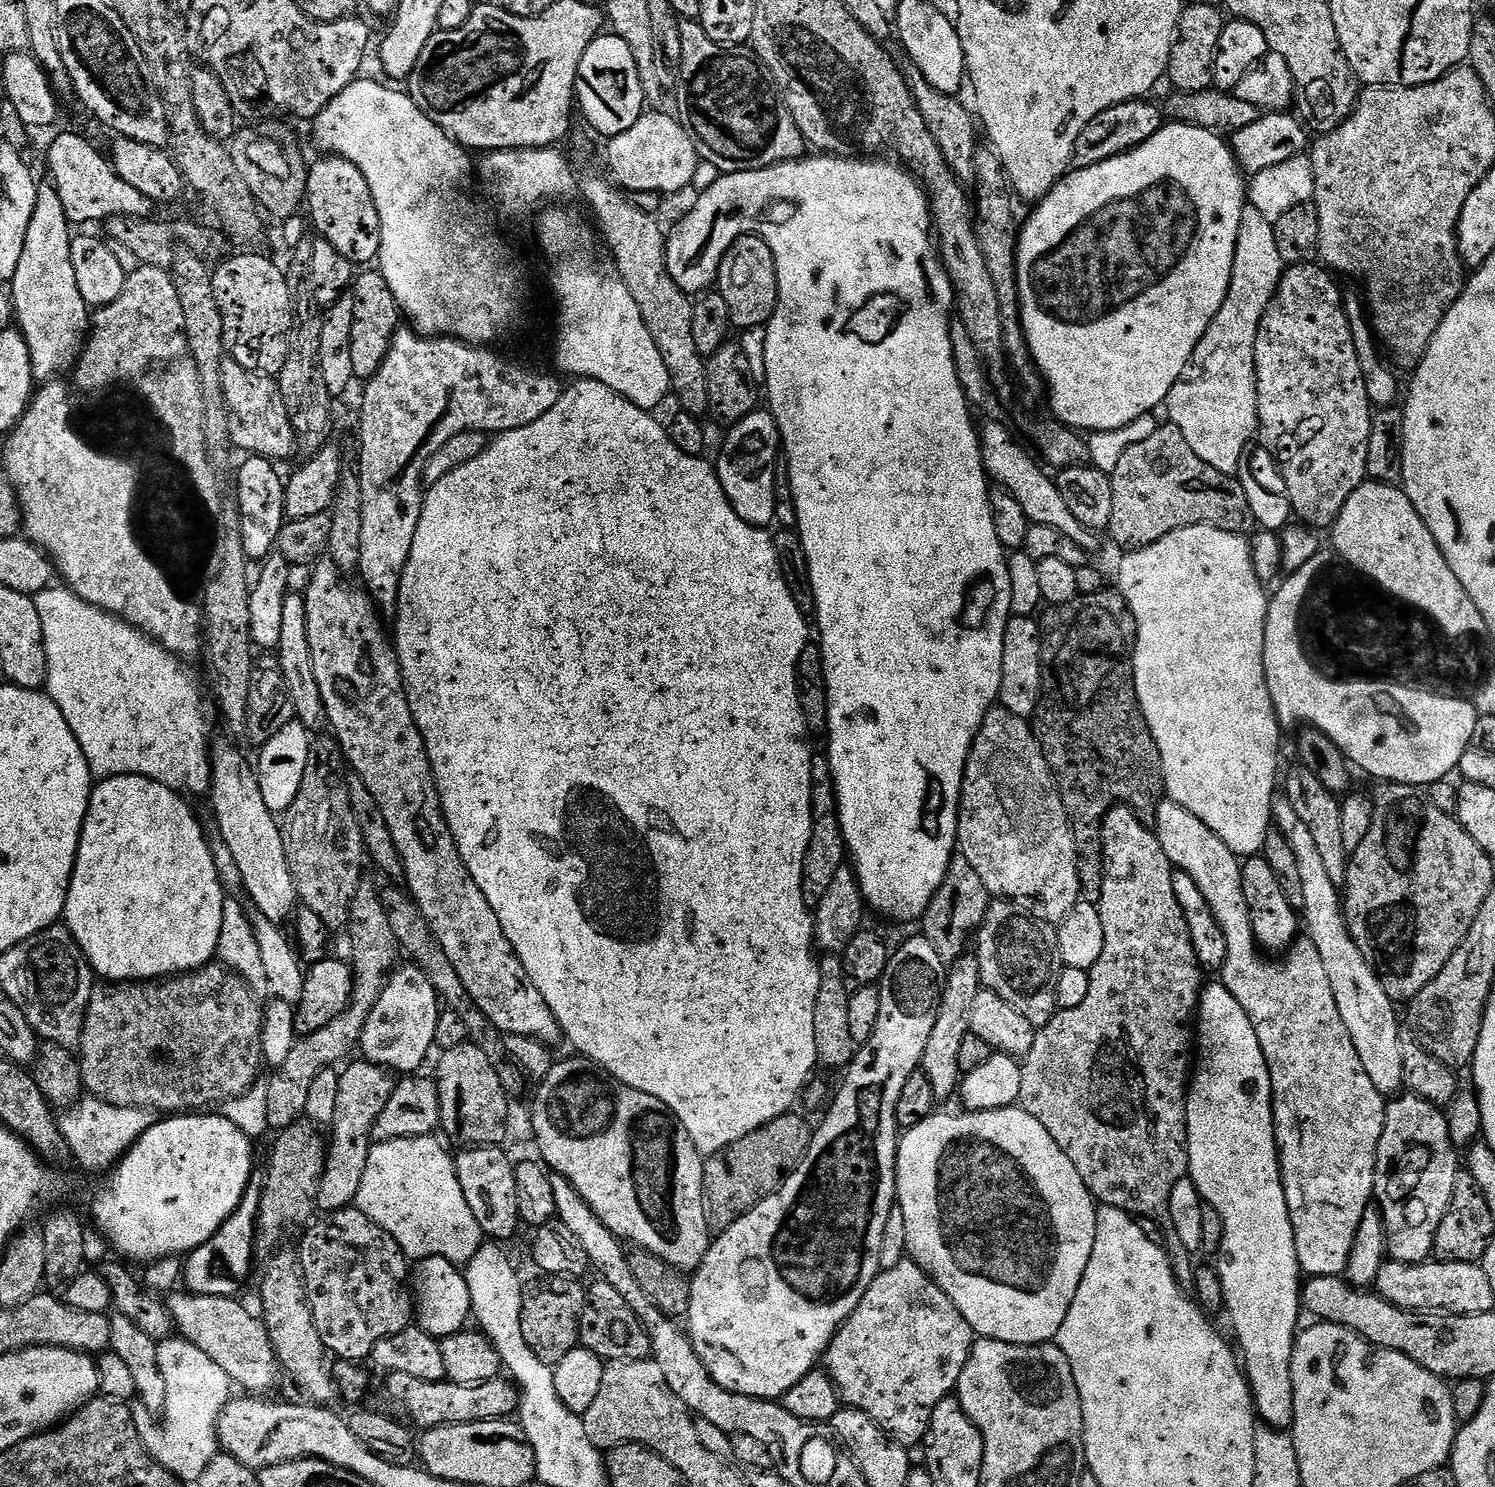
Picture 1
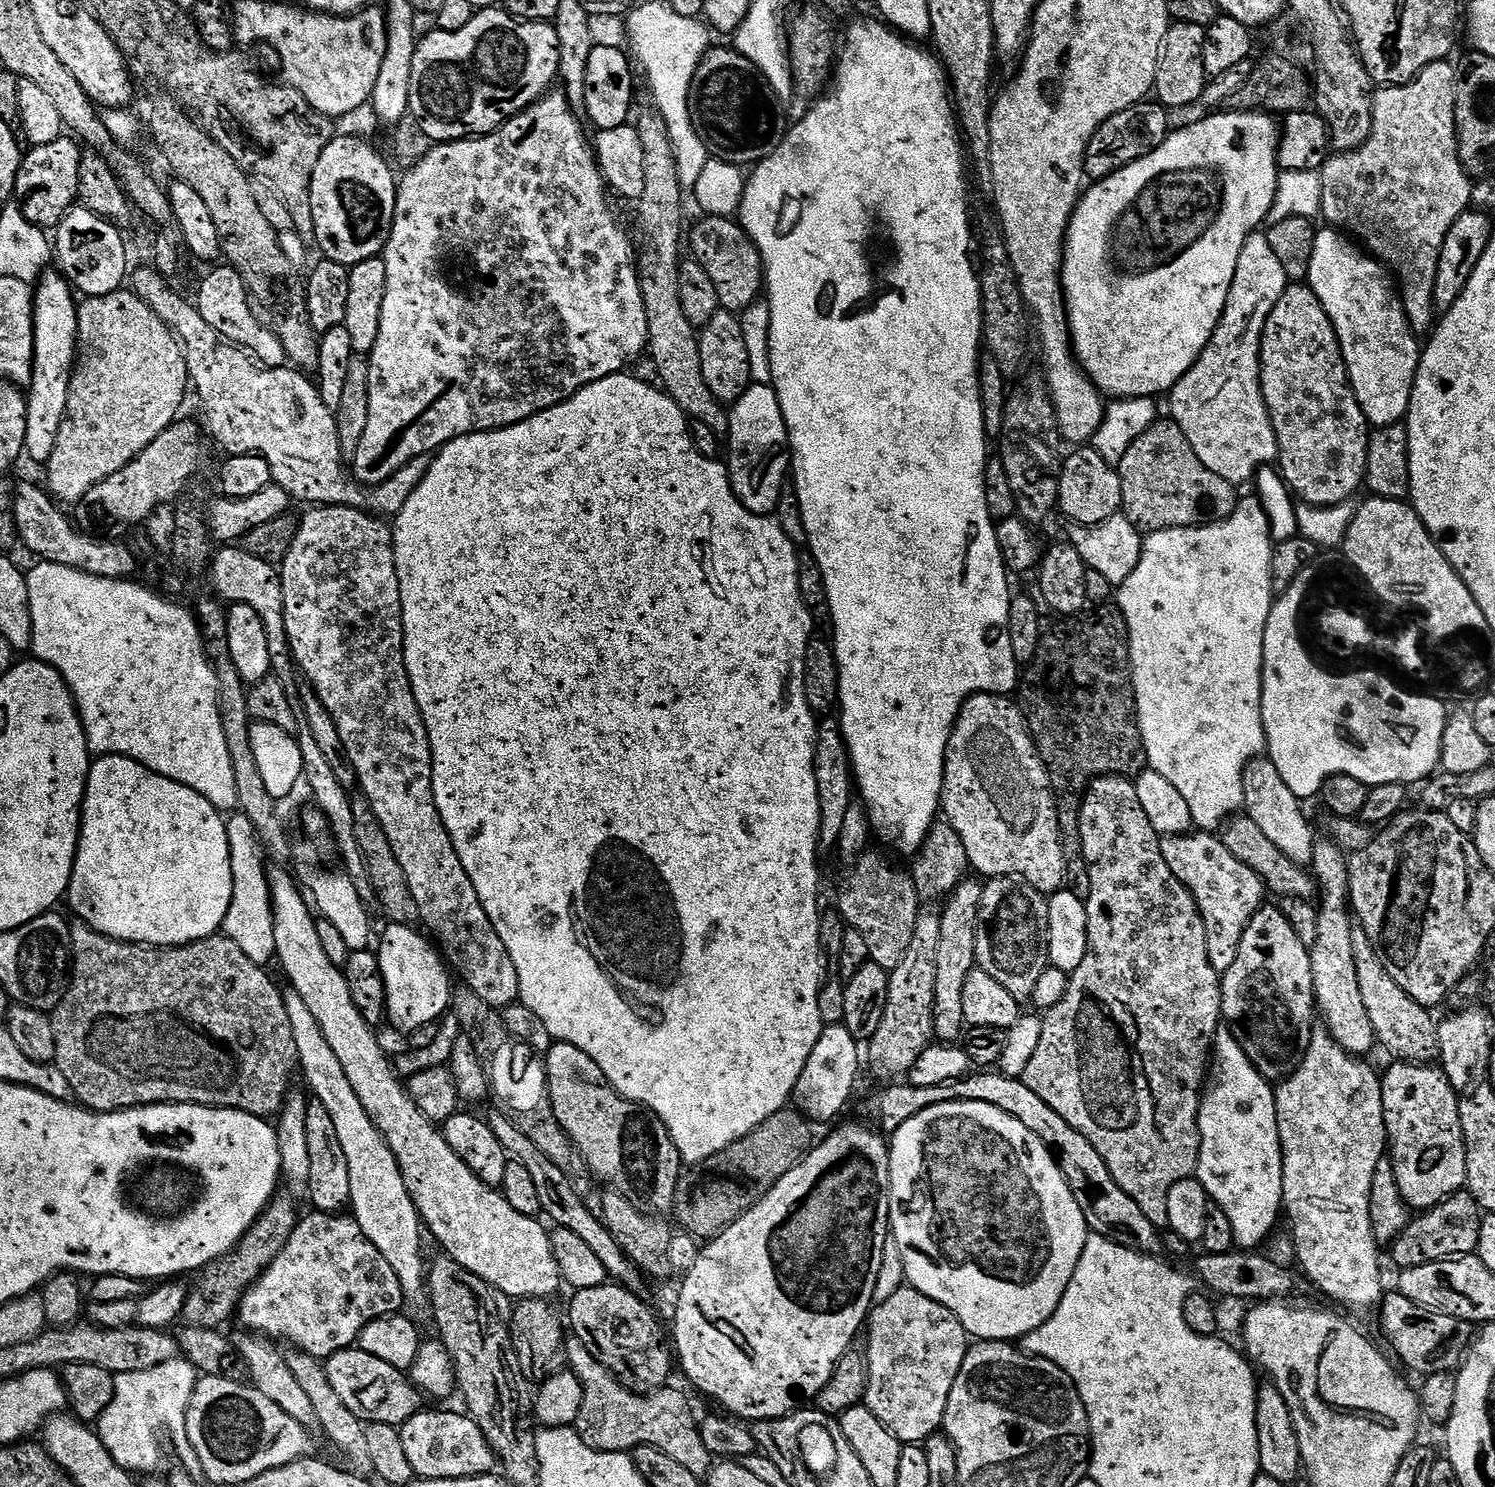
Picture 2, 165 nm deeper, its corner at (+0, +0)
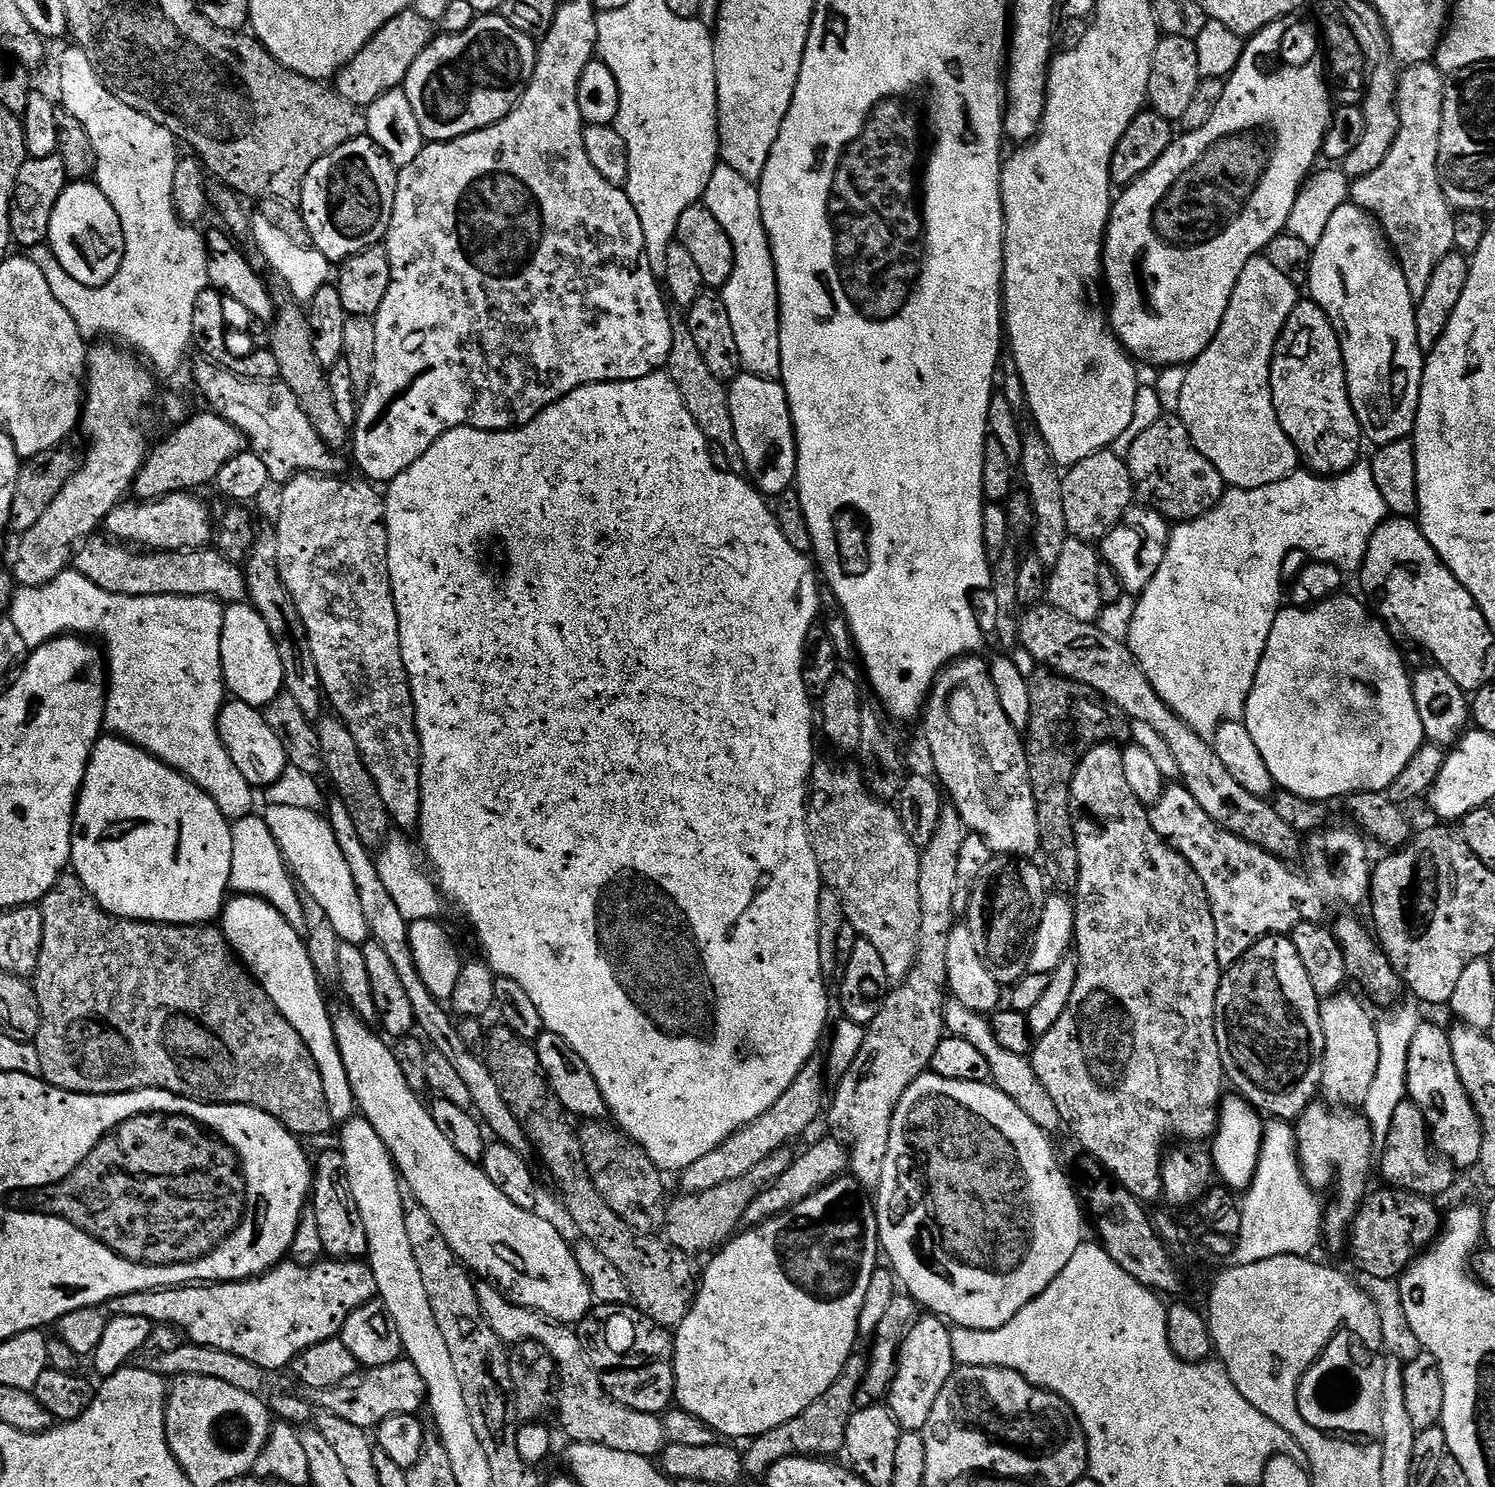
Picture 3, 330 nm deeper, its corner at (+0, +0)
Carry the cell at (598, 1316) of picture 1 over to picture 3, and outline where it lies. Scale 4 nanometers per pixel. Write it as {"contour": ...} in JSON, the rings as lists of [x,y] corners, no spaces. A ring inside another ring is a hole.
{"contour":[[[631,1303],[596,1304],[592,1311],[575,1325],[574,1331],[579,1336],[584,1353],[588,1355],[592,1368],[598,1374],[604,1391],[609,1398],[617,1400],[622,1406],[639,1412],[663,1414],[673,1407],[676,1394],[676,1375],[673,1358],[676,1356],[674,1336],[669,1329],[654,1322],[646,1313]]]}

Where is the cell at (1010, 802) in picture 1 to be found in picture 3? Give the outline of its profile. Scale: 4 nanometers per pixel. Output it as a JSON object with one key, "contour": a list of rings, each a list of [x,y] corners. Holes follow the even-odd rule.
{"contour":[[[973,654],[953,660],[947,668],[940,671],[928,694],[922,721],[924,720],[924,736],[928,739],[929,750],[932,751],[932,764],[936,767],[934,776],[947,799],[948,796],[952,799],[949,800],[951,807],[960,815],[969,833],[981,836],[993,853],[1032,858],[1040,851],[1040,831],[1036,799],[1032,793],[1032,783],[1028,780],[1026,744],[1016,725],[1010,722],[1008,712],[1002,710],[1002,702],[992,681],[989,665],[983,664],[980,658]]]}

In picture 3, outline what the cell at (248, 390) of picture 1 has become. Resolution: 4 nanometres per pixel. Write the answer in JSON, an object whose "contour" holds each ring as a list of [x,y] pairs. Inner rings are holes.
{"contour":[[[204,358],[201,361],[192,376],[196,379],[197,390],[208,403],[205,405],[242,430],[251,451],[256,452],[266,465],[269,481],[287,482],[297,474],[336,476],[343,473],[340,472],[344,468],[344,460],[340,457],[343,455],[325,446],[318,430],[310,426],[306,410],[298,406],[294,390],[290,390],[283,380],[250,380],[211,359]]]}

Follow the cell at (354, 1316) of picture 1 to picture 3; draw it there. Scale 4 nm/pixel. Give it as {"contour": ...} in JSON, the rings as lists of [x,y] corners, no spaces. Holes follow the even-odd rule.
{"contour":[[[324,1258],[308,1267],[295,1262],[281,1262],[263,1272],[261,1276],[253,1276],[251,1280],[197,1282],[178,1288],[155,1288],[152,1292],[122,1294],[109,1300],[106,1308],[112,1316],[146,1318],[151,1320],[153,1325],[176,1325],[193,1344],[238,1354],[238,1358],[246,1358],[246,1362],[254,1362],[254,1366],[264,1369],[269,1374],[275,1374],[279,1368],[284,1368],[287,1364],[289,1367],[296,1357],[310,1350],[310,1346],[337,1339],[346,1318],[350,1318],[350,1314],[354,1314],[358,1306],[368,1304],[377,1299],[377,1296],[371,1264],[363,1259]]]}

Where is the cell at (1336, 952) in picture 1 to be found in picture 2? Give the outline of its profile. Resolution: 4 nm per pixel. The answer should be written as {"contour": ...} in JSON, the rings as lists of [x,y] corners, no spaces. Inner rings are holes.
{"contour":[[[1257,758],[1245,768],[1243,811],[1260,827],[1262,834],[1266,834],[1266,838],[1270,838],[1270,842],[1286,854],[1286,858],[1295,864],[1308,866],[1311,865],[1318,836],[1312,833],[1312,824],[1300,808],[1303,808],[1302,801],[1294,795],[1290,786],[1286,786],[1286,782],[1282,782],[1282,774],[1278,774],[1271,760]]]}

